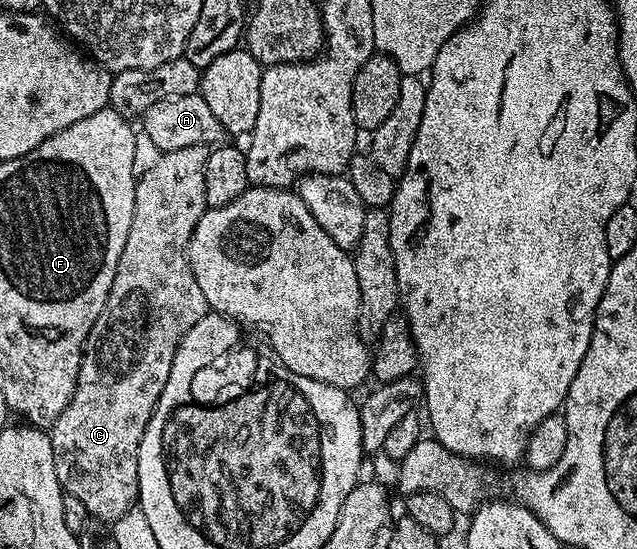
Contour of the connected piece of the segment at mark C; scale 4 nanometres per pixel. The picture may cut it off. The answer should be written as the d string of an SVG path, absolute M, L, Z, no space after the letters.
M190 146L177 148L160 153L157 164L149 168L149 172L138 175L135 184L135 203L133 204L133 224L129 224L129 236L125 236L125 248L121 248L121 260L117 264L117 276L113 280L113 288L109 292L109 300L105 300L105 308L101 308L101 316L91 329L87 338L87 348L83 351L81 368L77 376L77 384L65 412L57 416L57 420L49 427L51 443L53 444L53 468L57 468L57 480L61 484L64 494L77 496L81 504L85 504L88 515L100 522L113 524L125 512L129 512L136 505L139 496L139 481L137 480L137 456L141 448L141 436L145 436L145 428L155 411L157 400L161 400L161 392L165 392L165 384L169 380L169 368L173 368L173 356L189 328L201 320L209 312L205 295L197 284L197 276L193 276L193 268L189 264L187 249L193 236L193 228L197 228L197 220L209 209L205 200L205 164L209 153L207 146Z

